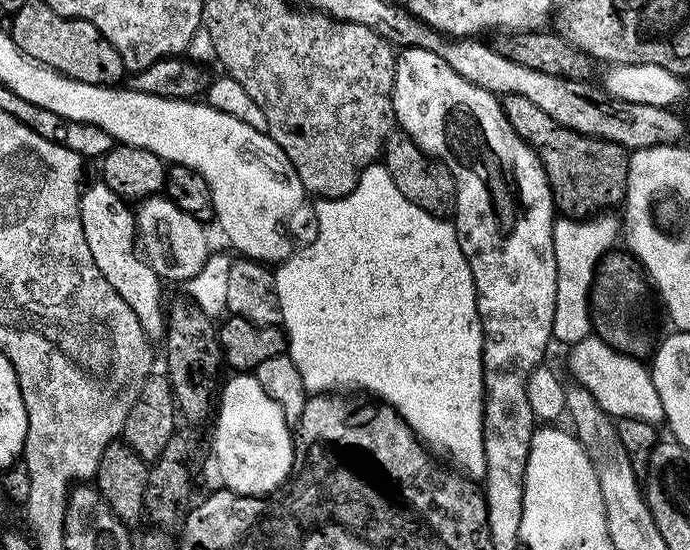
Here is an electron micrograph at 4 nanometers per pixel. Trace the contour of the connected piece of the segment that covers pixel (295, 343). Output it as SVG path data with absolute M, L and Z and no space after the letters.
M377 162L365 168L360 175L358 186L337 200L317 199L316 203L316 237L304 249L293 251L287 260L279 261L274 272L278 306L280 307L280 324L288 338L286 353L298 366L302 374L304 389L309 394L349 394L348 392L369 392L369 397L383 402L394 409L429 449L444 454L452 460L455 471L469 477L480 478L484 474L484 363L482 362L482 342L484 331L476 309L476 291L466 254L458 246L458 234L455 223L447 219L432 216L426 210L414 206L394 186L390 174L383 163Z

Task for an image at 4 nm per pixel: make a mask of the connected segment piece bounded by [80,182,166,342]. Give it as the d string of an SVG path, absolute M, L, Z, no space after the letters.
M96 182L89 188L87 185L83 189L80 198L80 217L82 218L82 230L86 234L86 246L90 246L90 255L93 256L94 263L98 265L98 270L102 270L102 278L106 278L106 282L110 282L110 286L114 286L114 290L120 295L122 302L126 302L126 306L130 306L130 310L134 310L134 314L138 314L138 322L142 324L142 330L149 340L159 341L166 331L166 312L163 307L160 309L162 281L138 251L136 219L133 209L121 200L118 194L114 194L114 190L110 190L110 186L106 186L103 182Z

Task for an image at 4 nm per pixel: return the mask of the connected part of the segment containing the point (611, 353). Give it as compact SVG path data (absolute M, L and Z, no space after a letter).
M594 334L571 345L569 352L571 379L589 390L609 416L615 419L638 418L655 426L664 420L662 402L654 389L651 371L641 361L622 355Z

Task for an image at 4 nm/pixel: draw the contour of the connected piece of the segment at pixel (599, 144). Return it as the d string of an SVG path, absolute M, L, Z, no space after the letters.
M505 96L504 113L519 136L540 156L544 173L552 187L555 207L564 218L587 218L593 214L623 205L628 189L629 153L620 144L596 140L574 130L564 128L546 110L538 110L534 102L524 96Z

